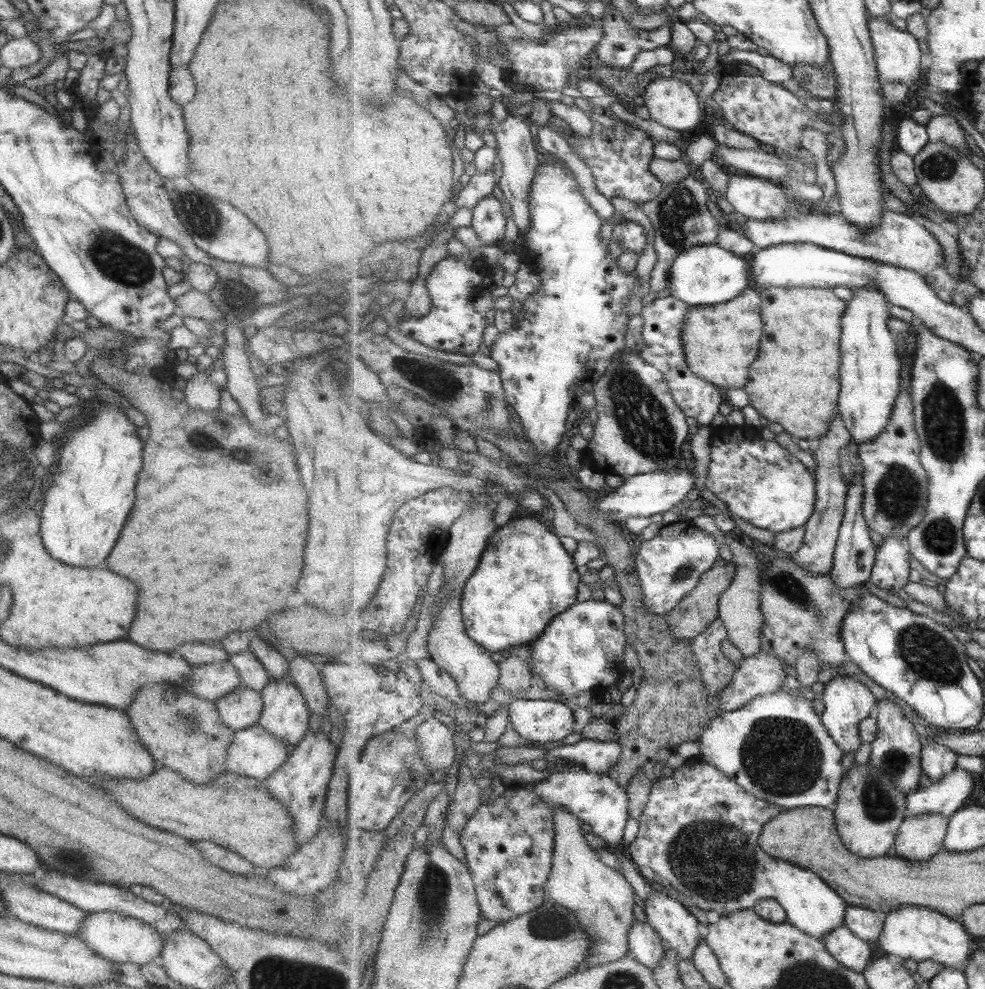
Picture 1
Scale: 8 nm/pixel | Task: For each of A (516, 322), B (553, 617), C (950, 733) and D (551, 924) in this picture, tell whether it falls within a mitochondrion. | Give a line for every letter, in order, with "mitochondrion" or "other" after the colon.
A: other
B: other
C: other
D: mitochondrion

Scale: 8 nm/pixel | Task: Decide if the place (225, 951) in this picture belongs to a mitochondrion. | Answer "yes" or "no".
no

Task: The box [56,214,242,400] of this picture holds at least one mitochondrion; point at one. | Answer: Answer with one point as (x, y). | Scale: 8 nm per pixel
(118, 258)

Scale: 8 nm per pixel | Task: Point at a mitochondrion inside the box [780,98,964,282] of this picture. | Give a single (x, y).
(937, 166)

